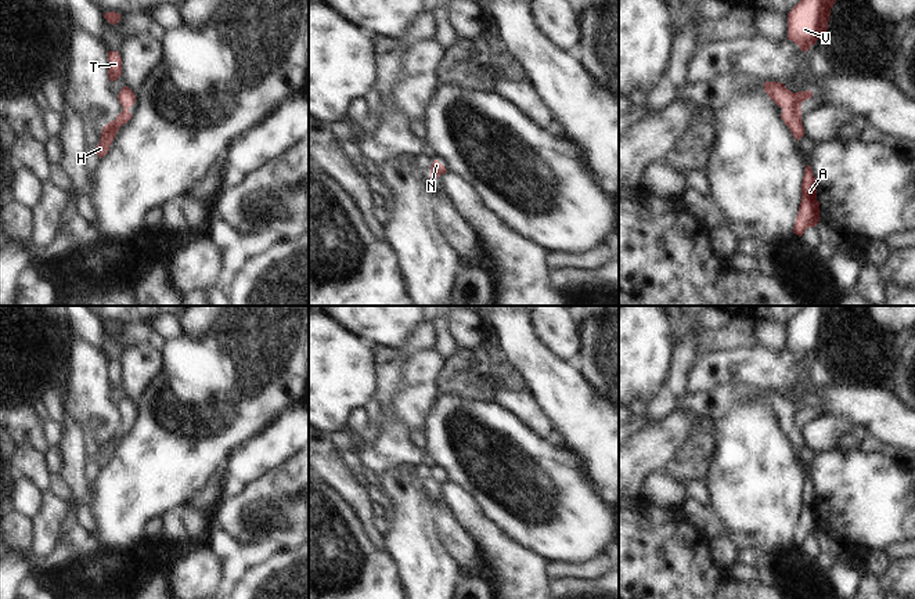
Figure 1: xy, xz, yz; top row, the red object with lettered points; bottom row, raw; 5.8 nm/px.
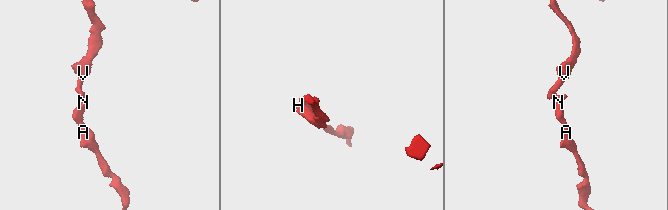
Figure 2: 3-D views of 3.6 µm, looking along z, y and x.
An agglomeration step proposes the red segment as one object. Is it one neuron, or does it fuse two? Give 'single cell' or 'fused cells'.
single cell

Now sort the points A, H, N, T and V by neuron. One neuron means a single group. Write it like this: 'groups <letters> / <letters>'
groups A H N T V

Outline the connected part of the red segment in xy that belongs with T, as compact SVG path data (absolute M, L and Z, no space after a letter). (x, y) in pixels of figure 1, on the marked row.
M108 51L108 76L111 82L122 76L122 58L119 51Z

